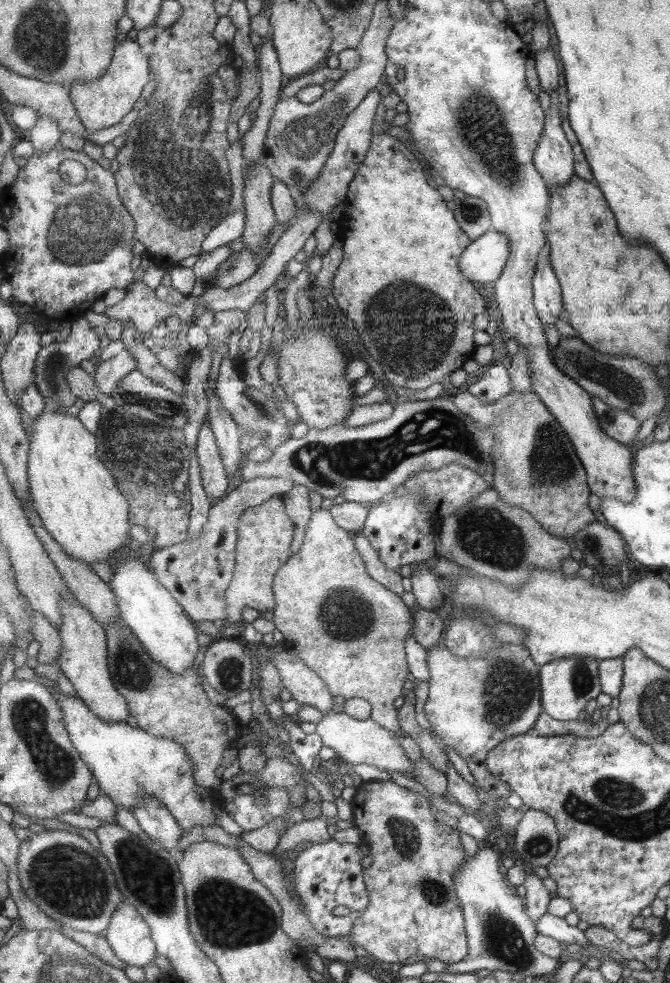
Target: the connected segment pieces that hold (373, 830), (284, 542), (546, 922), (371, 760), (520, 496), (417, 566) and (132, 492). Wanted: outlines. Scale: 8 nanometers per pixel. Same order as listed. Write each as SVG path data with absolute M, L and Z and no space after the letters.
M391 781L362 782L349 801L352 819L359 832L360 842L369 849L371 865L365 868L364 882L368 892L368 908L353 924L348 940L361 946L376 960L402 965L413 959L430 957L451 964L459 962L467 954L467 940L464 930L464 914L460 899L455 894L452 878L457 865L463 861L463 850L459 844L459 834L449 826L439 833L430 804L419 795L397 786Z
M279 495L270 496L261 504L247 507L237 519L236 554L234 569L228 587L225 589L227 608L226 624L241 624L241 609L272 611L275 607L272 595L272 578L291 555L293 521L285 514L283 500Z
M543 912L543 916L537 920L535 926L536 930L543 936L553 938L553 940L557 940L557 942L563 946L579 944L579 948L581 948L580 952L585 950L585 952L589 954L589 949L585 946L590 944L590 942L585 938L585 935L583 935L584 932L575 926L569 926L563 918Z
M327 711L316 723L314 734L320 737L321 743L333 749L336 760L341 764L359 765L369 764L384 772L399 772L405 775L411 762L405 758L404 751L393 739L391 731L381 727L372 719L354 719L342 712Z
M464 389L454 395L453 404L472 418L478 427L493 433L492 458L496 472L491 487L507 505L528 511L548 534L558 538L573 537L593 522L587 508L587 484L583 463L577 458L572 441L556 416L532 392L507 394L496 402L484 402Z
M426 562L411 564L411 594L421 609L436 611L443 604L444 592L439 577L431 574Z
M80 366L67 371L66 379L73 394L86 404L95 400L102 404L103 415L96 432L100 443L99 455L105 466L113 471L118 486L128 500L132 514L128 521L150 532L145 550L159 550L184 542L188 536L192 508L187 490L190 450L185 448L187 443L183 432L159 426L125 411L111 395L103 393L95 377Z

